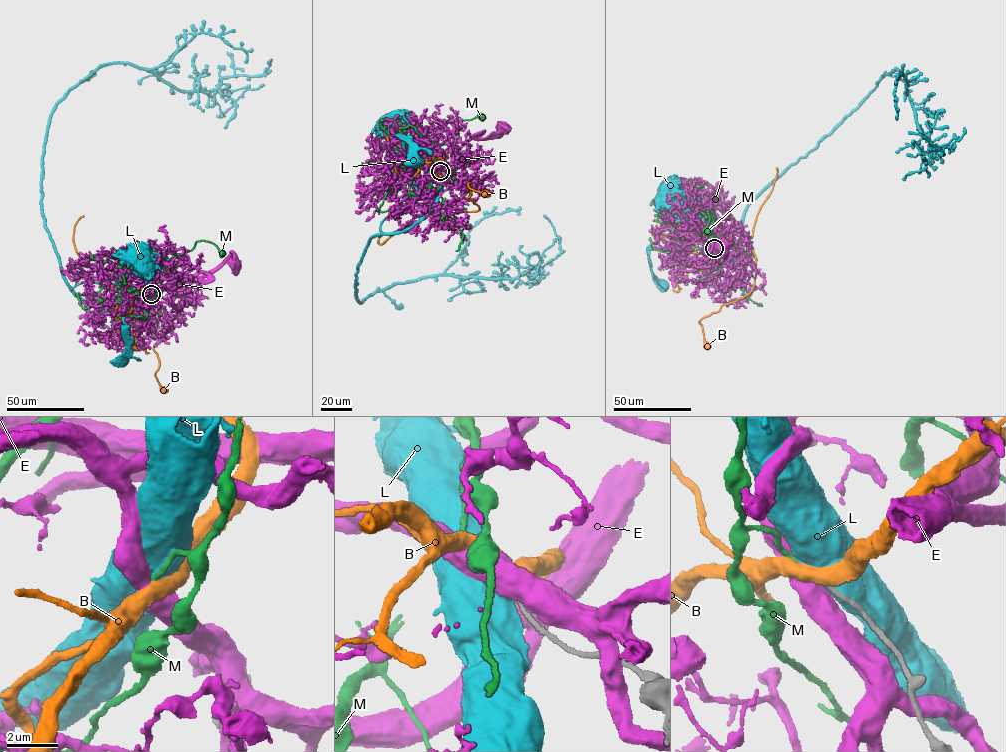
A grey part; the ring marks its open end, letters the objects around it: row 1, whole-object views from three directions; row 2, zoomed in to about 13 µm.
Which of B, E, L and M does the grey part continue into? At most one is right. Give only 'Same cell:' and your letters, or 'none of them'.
Same cell: M

